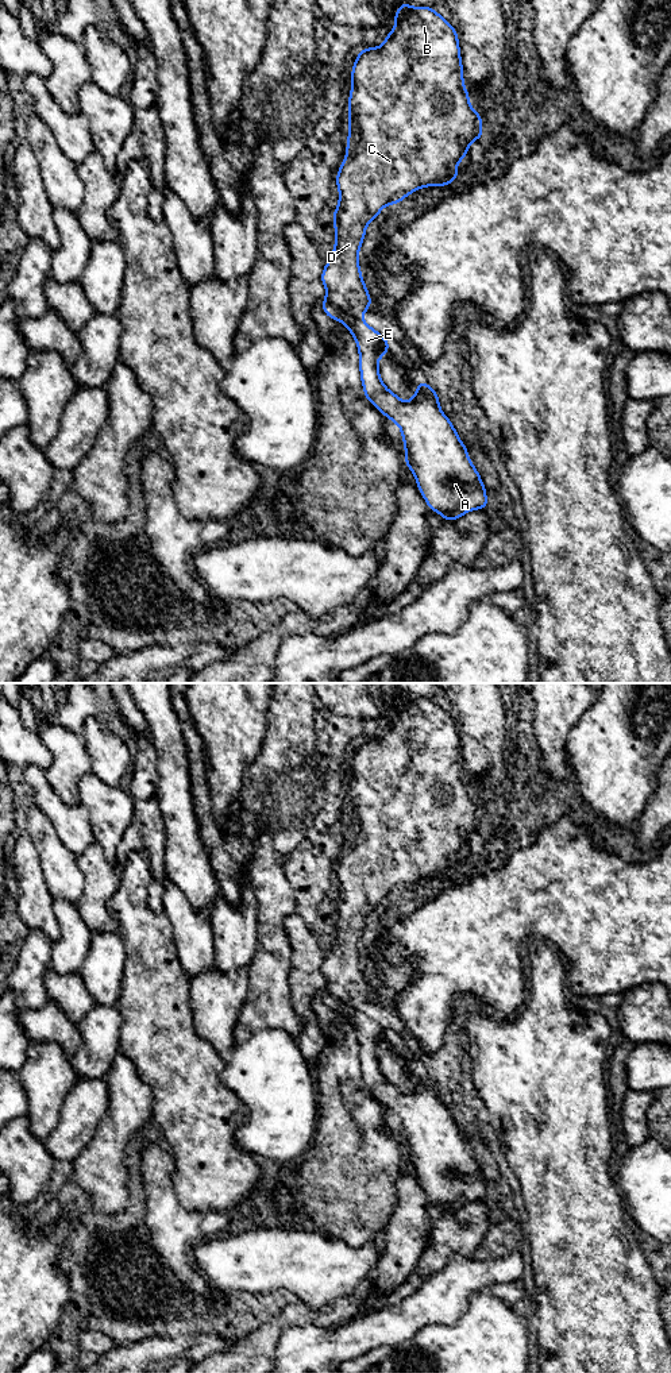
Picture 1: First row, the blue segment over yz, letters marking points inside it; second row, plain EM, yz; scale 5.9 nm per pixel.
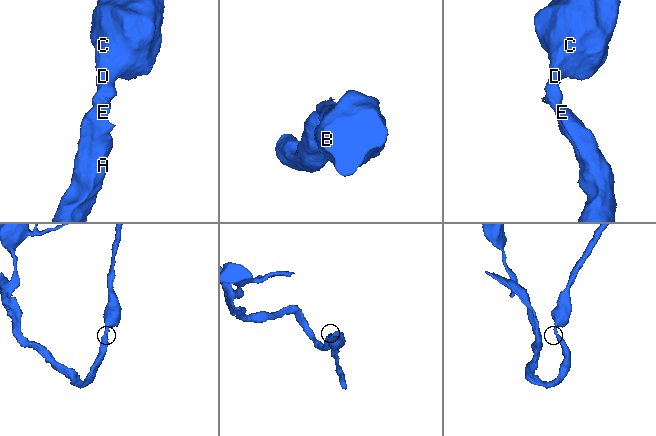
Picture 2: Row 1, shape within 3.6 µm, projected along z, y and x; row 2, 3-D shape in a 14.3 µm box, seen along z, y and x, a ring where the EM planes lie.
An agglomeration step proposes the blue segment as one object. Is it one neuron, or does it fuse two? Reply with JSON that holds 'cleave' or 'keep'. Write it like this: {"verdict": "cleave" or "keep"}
{"verdict": "cleave"}

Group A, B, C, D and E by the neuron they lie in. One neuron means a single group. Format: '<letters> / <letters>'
A E / B C D

